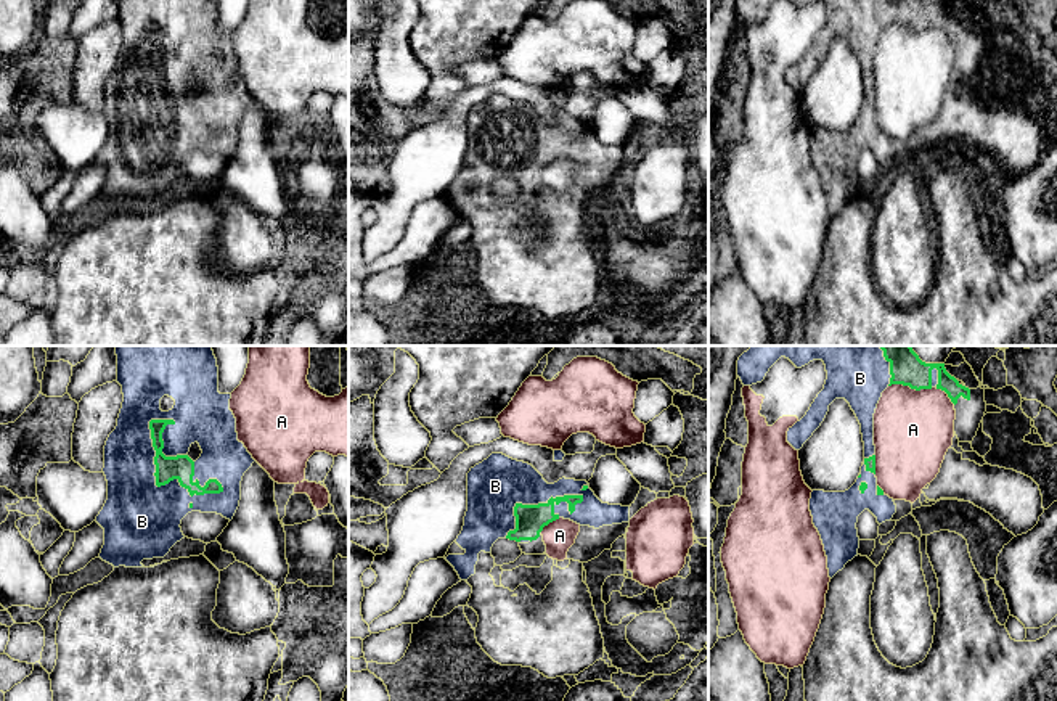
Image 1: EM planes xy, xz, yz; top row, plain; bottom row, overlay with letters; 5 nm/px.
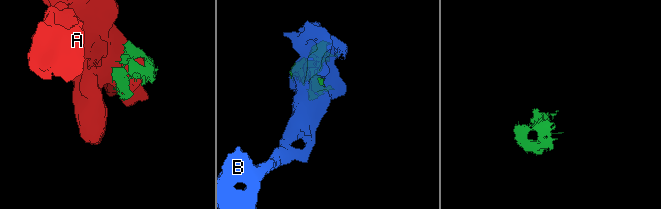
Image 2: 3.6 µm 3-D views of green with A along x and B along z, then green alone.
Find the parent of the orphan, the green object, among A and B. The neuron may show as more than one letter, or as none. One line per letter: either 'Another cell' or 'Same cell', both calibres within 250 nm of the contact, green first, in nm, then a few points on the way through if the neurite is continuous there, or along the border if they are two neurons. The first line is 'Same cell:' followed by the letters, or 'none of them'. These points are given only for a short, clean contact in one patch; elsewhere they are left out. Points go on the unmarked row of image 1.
Same cell: B
A: Another cell. Thickness 140 nm (green) against 400 nm
B: Same cell. Thickness 130 nm (green) against 380 nm

